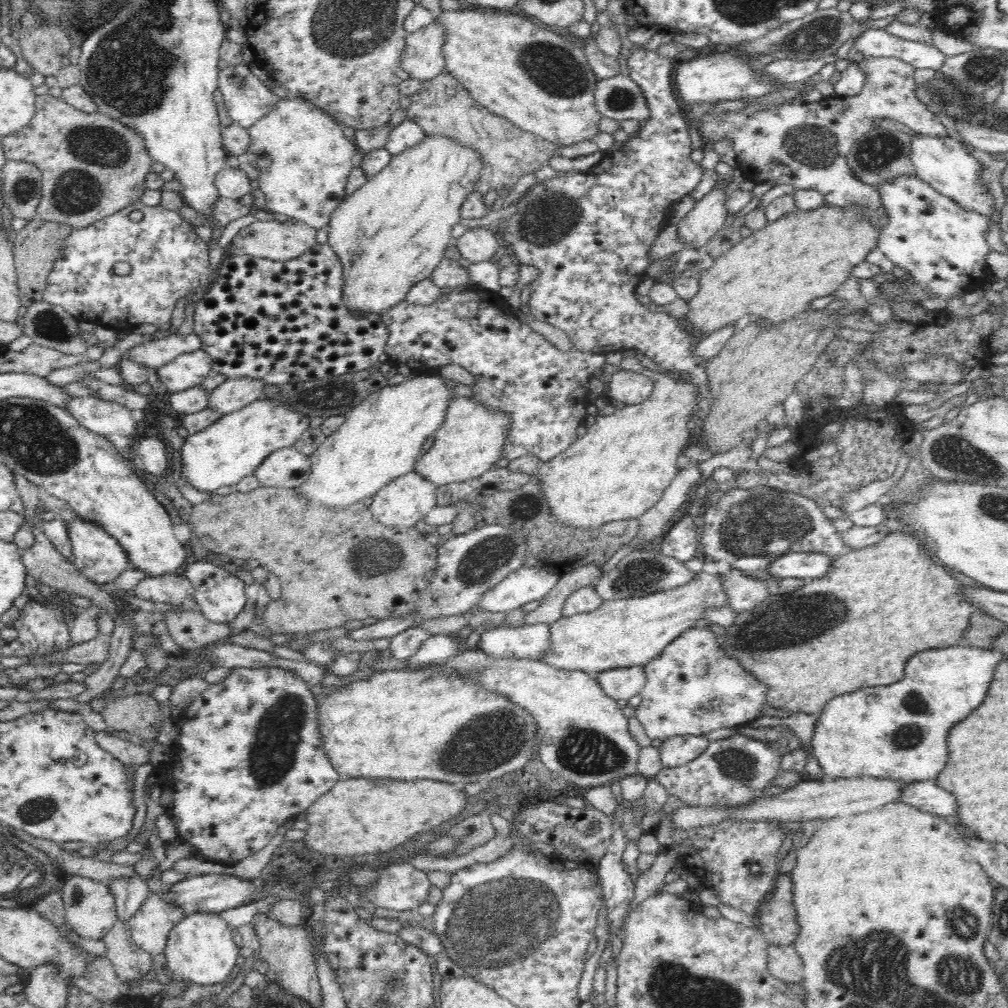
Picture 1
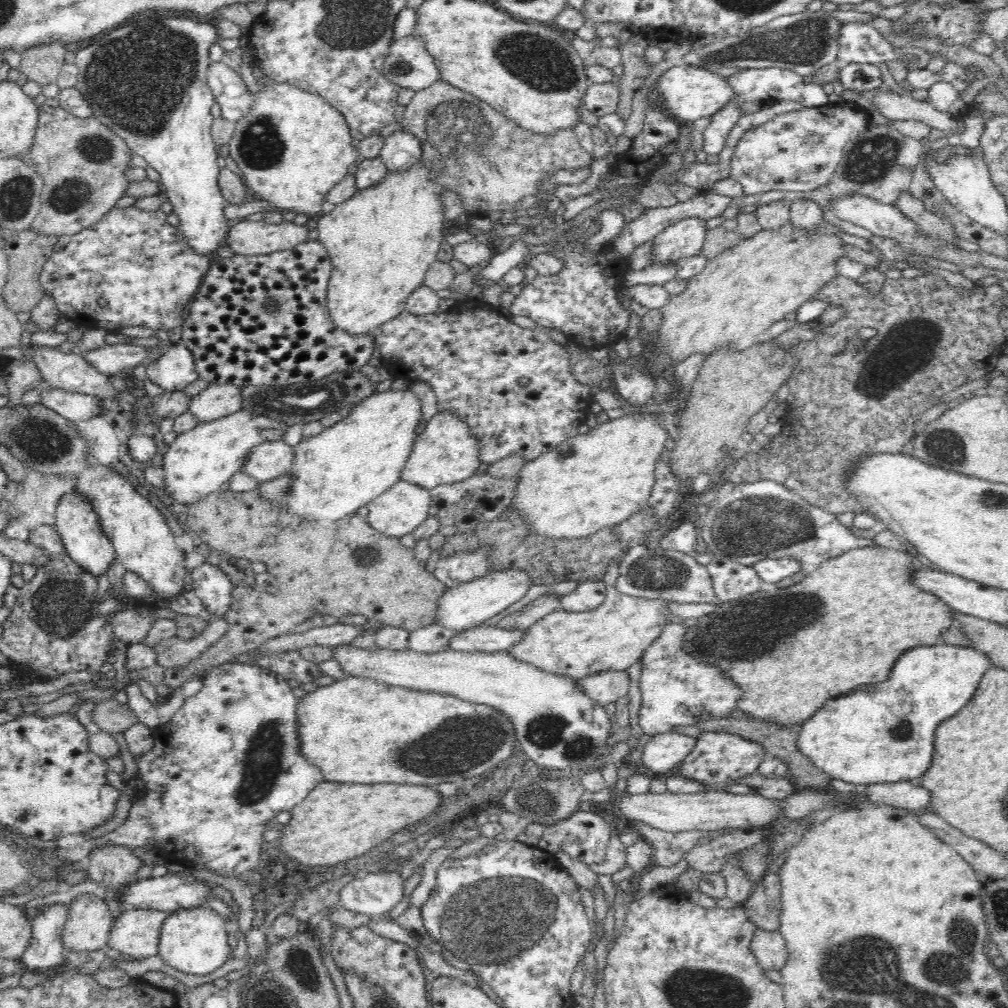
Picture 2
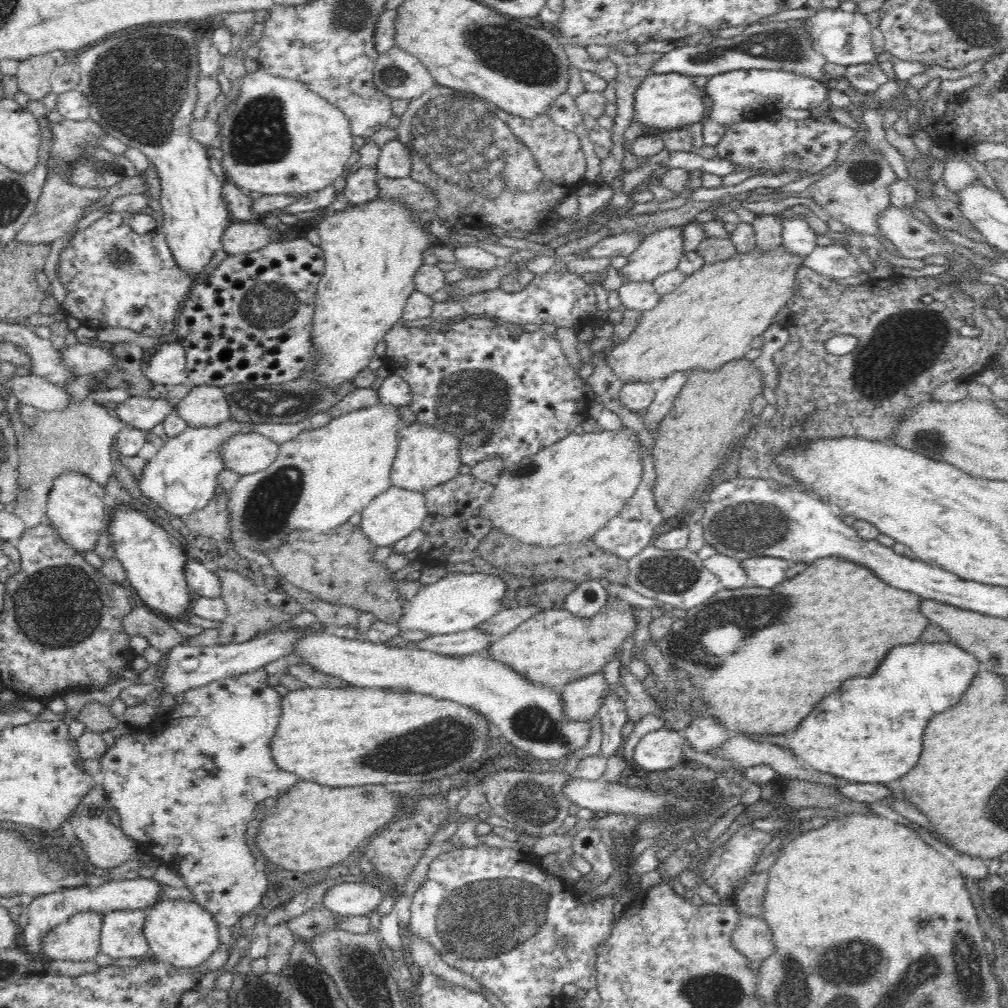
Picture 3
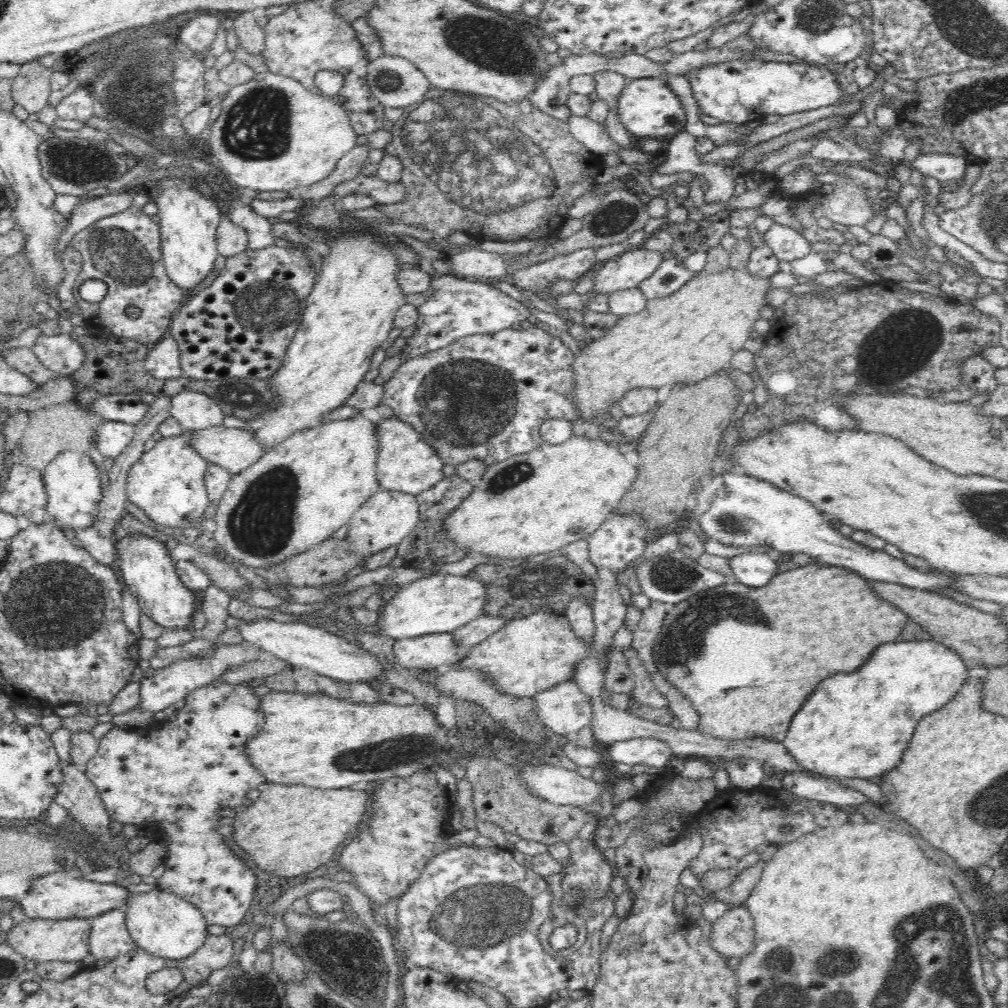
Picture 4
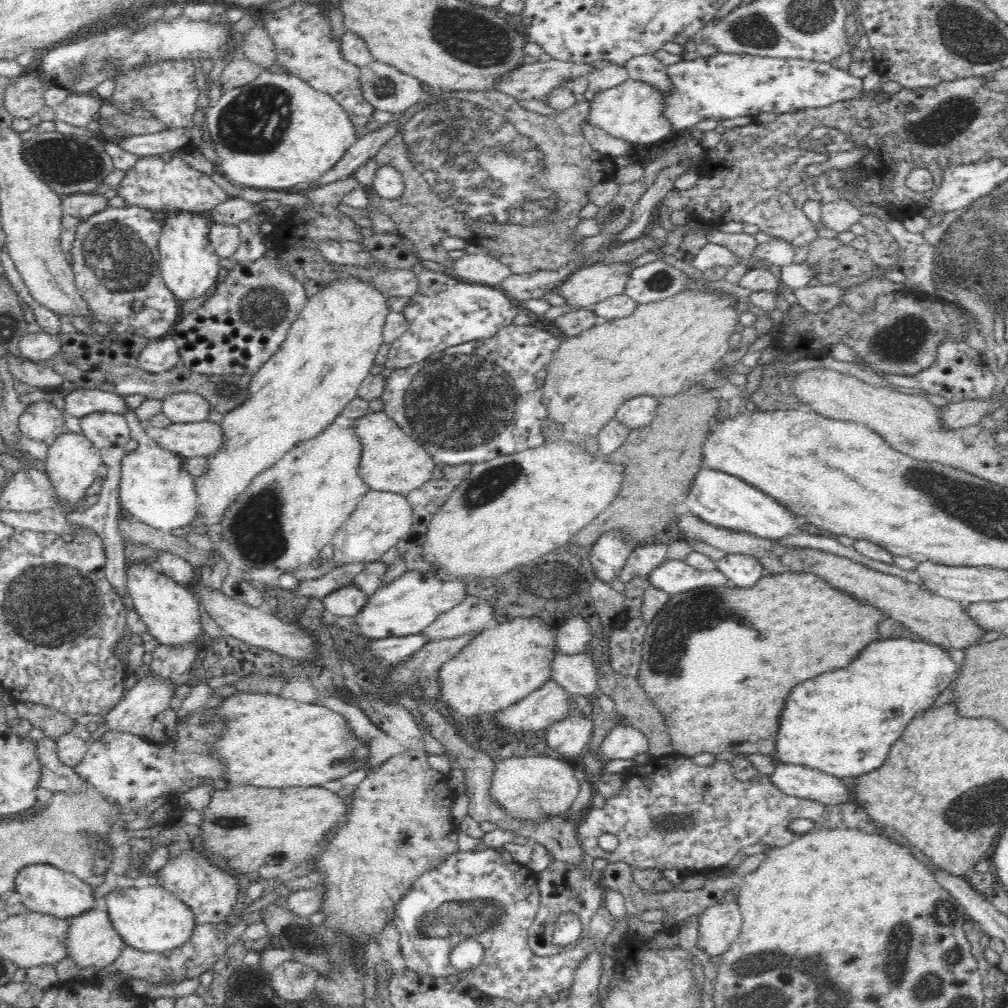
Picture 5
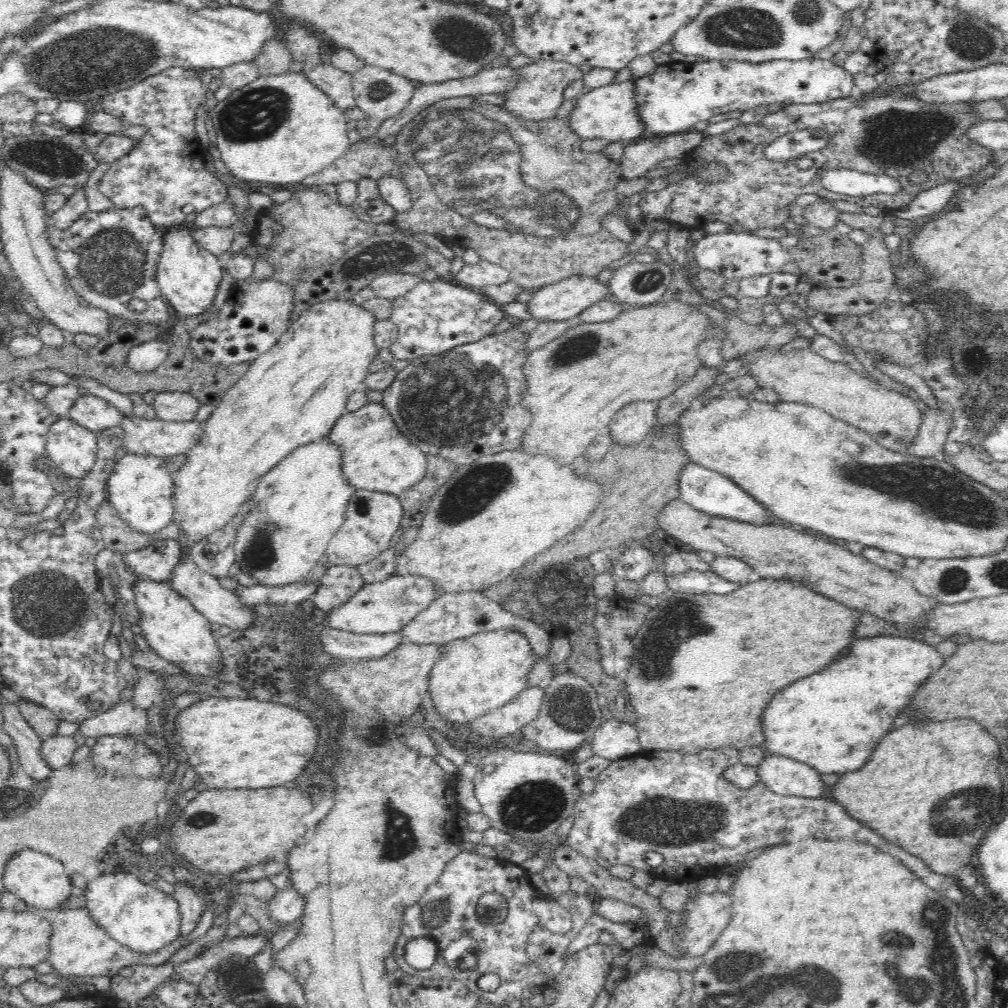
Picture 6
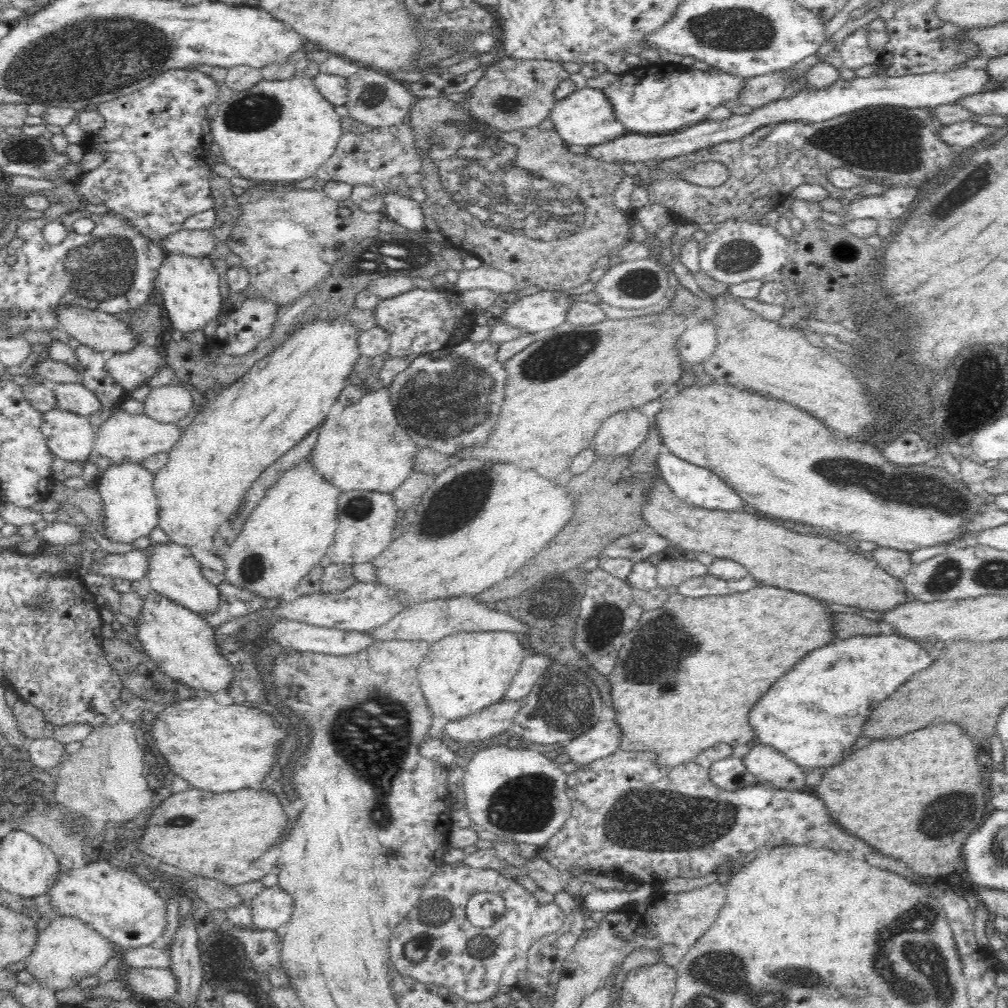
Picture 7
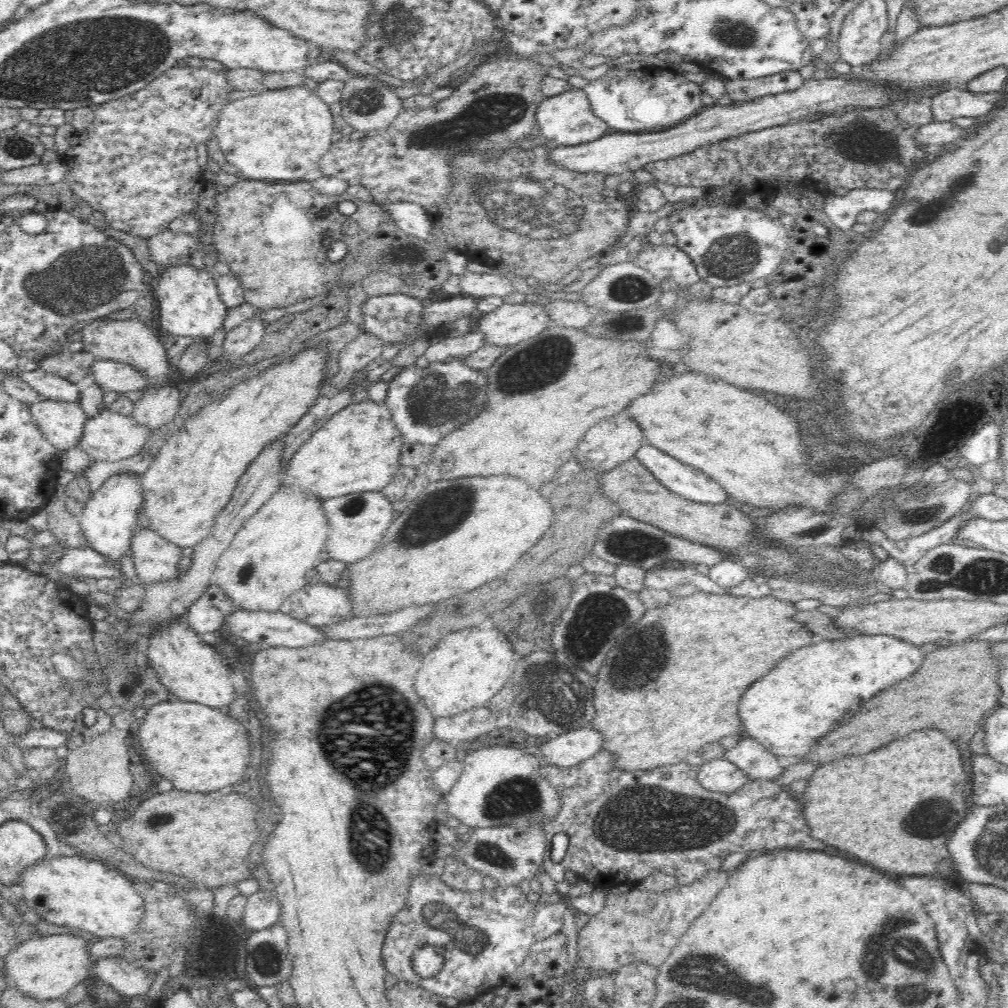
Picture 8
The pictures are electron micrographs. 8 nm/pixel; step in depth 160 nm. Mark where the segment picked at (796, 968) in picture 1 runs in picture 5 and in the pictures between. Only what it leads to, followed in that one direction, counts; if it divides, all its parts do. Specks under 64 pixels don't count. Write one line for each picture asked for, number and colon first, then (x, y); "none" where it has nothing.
2: (769, 948)
3: (752, 936)
4: (733, 934)
5: (719, 925)

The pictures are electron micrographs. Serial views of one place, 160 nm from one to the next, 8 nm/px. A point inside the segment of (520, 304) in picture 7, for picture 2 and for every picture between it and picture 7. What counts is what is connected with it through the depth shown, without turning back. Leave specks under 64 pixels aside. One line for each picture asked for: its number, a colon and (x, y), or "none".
2: (684, 238)
3: (658, 253)
4: (627, 270)
5: (586, 286)
6: (563, 300)

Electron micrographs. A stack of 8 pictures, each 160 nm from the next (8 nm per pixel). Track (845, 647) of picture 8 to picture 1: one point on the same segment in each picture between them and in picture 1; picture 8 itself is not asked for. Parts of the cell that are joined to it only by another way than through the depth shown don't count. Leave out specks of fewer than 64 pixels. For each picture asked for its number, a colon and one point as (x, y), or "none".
1: (883, 732)
2: (880, 733)
3: (869, 731)
4: (856, 725)
5: (842, 723)
6: (830, 721)
7: (845, 677)

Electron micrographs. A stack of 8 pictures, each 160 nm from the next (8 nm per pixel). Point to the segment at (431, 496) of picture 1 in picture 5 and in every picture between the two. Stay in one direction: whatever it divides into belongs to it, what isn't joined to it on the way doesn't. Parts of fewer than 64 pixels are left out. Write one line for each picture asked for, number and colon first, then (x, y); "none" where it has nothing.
2: (400, 510)
3: (395, 514)
4: (388, 517)
5: (381, 519)

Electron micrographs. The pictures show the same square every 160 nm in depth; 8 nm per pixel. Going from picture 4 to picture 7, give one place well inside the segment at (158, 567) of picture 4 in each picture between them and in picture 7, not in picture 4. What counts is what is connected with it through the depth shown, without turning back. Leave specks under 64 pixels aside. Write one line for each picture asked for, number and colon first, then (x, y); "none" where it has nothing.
5: (170, 612)
6: (173, 628)
7: (184, 646)

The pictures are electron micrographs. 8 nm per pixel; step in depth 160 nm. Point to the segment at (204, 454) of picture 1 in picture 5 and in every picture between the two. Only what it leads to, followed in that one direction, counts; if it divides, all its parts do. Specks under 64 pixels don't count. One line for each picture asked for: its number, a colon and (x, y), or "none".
2: (198, 462)
3: (181, 478)
4: (167, 483)
5: (155, 488)

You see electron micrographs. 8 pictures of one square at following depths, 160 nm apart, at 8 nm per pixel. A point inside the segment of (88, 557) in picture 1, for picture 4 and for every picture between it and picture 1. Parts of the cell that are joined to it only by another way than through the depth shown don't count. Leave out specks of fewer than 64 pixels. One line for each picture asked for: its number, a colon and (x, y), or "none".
2: (77, 523)
3: (76, 508)
4: (72, 481)

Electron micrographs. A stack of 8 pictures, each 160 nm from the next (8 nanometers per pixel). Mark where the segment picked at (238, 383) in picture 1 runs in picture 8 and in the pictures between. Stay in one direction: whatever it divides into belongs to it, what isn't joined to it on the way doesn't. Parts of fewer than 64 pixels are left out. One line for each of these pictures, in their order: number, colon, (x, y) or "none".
2: (215, 401)
3: (203, 406)
4: (193, 410)
5: (183, 407)
6: (176, 406)
7: (170, 403)
8: (156, 407)

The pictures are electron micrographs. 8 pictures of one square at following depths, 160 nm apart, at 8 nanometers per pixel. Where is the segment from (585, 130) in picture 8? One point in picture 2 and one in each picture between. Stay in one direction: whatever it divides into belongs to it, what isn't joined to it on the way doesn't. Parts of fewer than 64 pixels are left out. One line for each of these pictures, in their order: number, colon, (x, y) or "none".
2: (688, 93)
3: (671, 101)
4: (646, 107)
5: (632, 111)
6: (609, 113)
7: (586, 118)

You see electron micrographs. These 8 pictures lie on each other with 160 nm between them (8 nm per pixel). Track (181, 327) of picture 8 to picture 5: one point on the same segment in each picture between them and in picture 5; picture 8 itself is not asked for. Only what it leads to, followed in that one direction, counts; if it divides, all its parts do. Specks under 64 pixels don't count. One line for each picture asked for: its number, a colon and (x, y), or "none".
5: (188, 263)
6: (189, 276)
7: (189, 285)

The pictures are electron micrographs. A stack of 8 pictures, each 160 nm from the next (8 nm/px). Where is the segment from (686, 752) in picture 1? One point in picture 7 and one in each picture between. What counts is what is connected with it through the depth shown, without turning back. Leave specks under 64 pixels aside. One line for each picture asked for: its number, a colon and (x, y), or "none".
2: (663, 753)
3: (658, 750)
4: (656, 753)
5: (624, 741)
6: (613, 739)
7: (600, 741)

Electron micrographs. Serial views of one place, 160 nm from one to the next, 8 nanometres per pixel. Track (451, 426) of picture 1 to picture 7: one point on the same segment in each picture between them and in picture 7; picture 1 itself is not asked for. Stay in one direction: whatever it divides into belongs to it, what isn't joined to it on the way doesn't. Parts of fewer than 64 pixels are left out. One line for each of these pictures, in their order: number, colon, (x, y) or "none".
2: (445, 452)
3: (426, 457)
4: (407, 463)
5: (391, 461)
6: (376, 455)
7: (363, 447)

